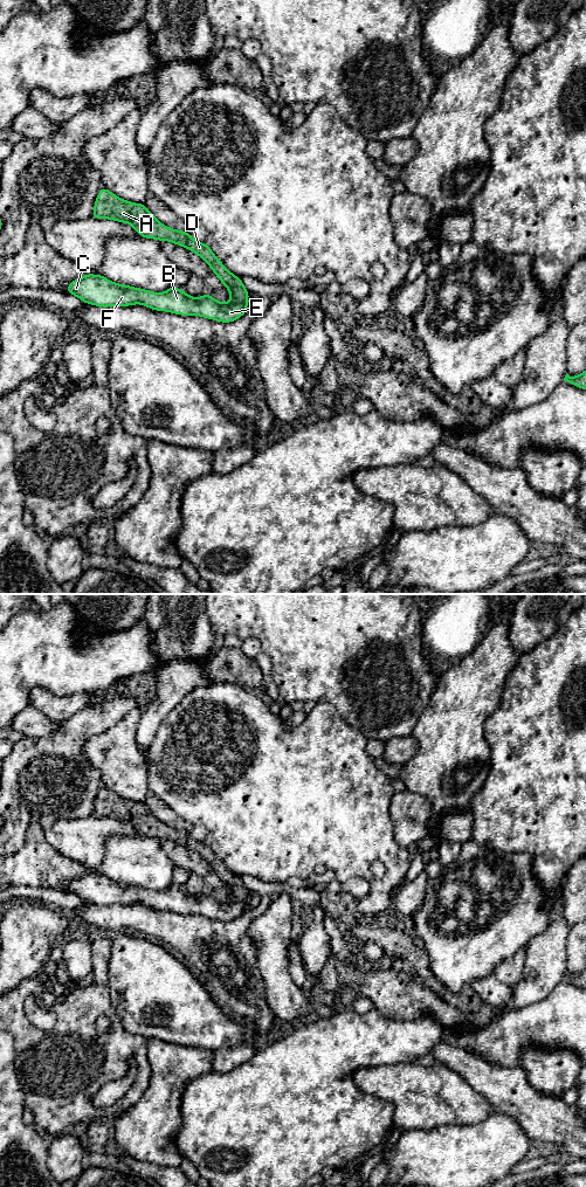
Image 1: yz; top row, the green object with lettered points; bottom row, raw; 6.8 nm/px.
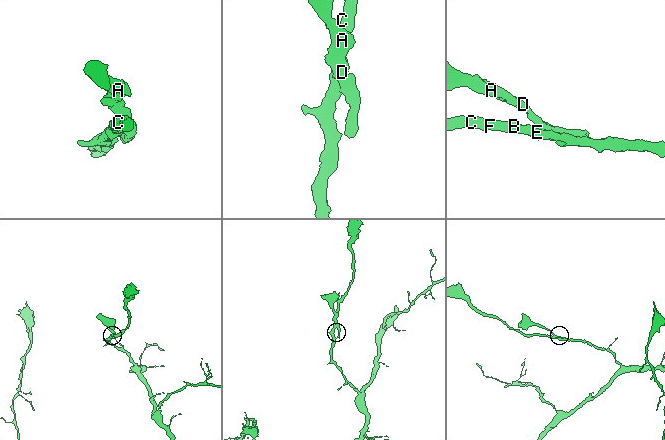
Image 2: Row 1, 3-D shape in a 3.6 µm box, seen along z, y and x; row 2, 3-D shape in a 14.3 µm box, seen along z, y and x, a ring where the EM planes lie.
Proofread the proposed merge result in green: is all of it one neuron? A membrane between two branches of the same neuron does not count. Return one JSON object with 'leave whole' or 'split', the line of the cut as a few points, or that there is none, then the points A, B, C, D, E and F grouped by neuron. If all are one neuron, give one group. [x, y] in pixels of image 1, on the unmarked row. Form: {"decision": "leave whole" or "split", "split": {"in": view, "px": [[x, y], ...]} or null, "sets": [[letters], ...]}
{"decision": "split", "split": {"in": "yz", "px": [[231, 898], [246, 903]]}, "sets": [["A", "D"], ["B", "C", "E", "F"]]}

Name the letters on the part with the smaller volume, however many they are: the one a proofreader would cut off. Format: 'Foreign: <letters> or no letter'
Foreign: A, D

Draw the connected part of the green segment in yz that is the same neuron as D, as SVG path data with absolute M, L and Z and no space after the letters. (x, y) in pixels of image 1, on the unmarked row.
M103 785L97 793L91 816L129 822L142 836L170 840L195 851L207 861L221 882L229 889L230 899L247 903L249 891L241 876L233 874L205 841L197 841L189 831L163 823L144 802L123 799Z

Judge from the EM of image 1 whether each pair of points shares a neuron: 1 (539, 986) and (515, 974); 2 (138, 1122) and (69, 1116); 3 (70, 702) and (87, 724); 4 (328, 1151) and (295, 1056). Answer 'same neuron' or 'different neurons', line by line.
1: different neurons
2: different neurons
3: different neurons
4: same neuron

